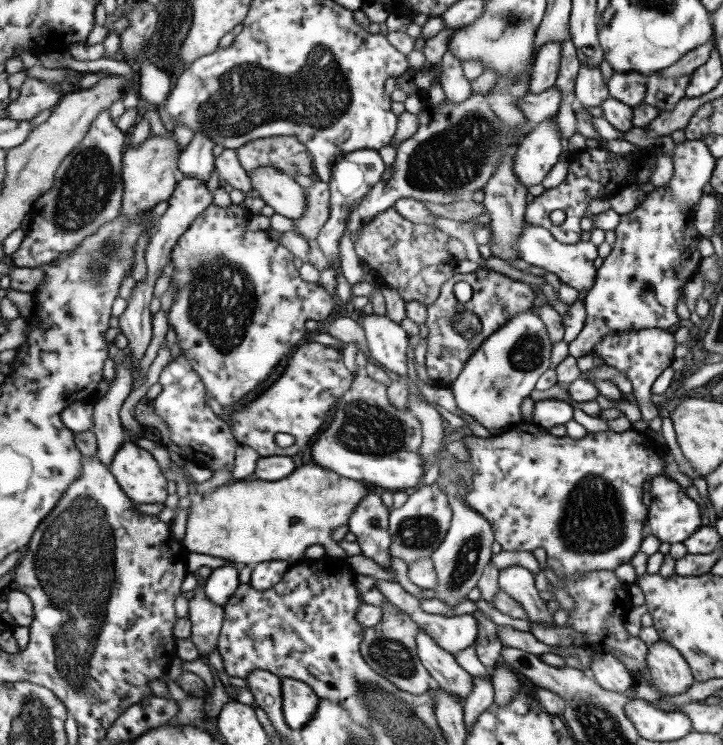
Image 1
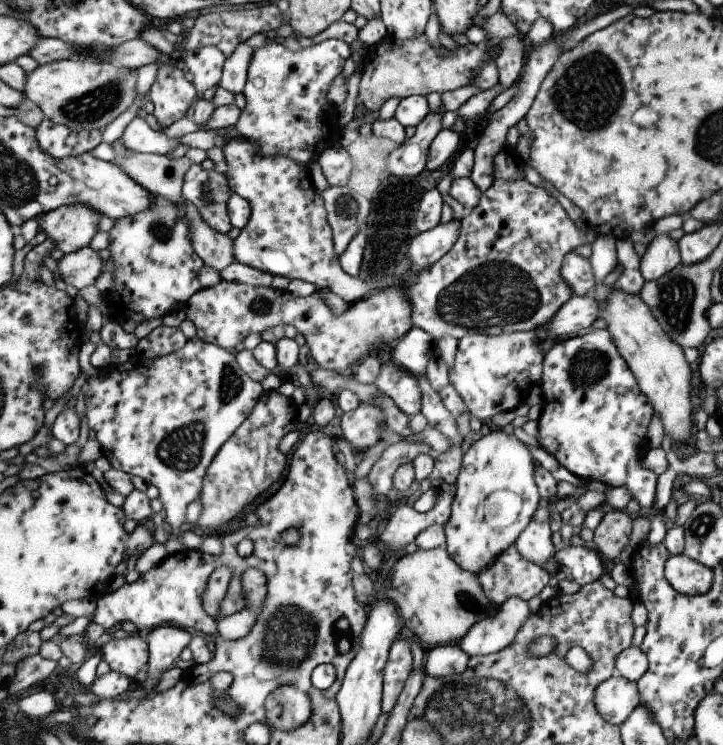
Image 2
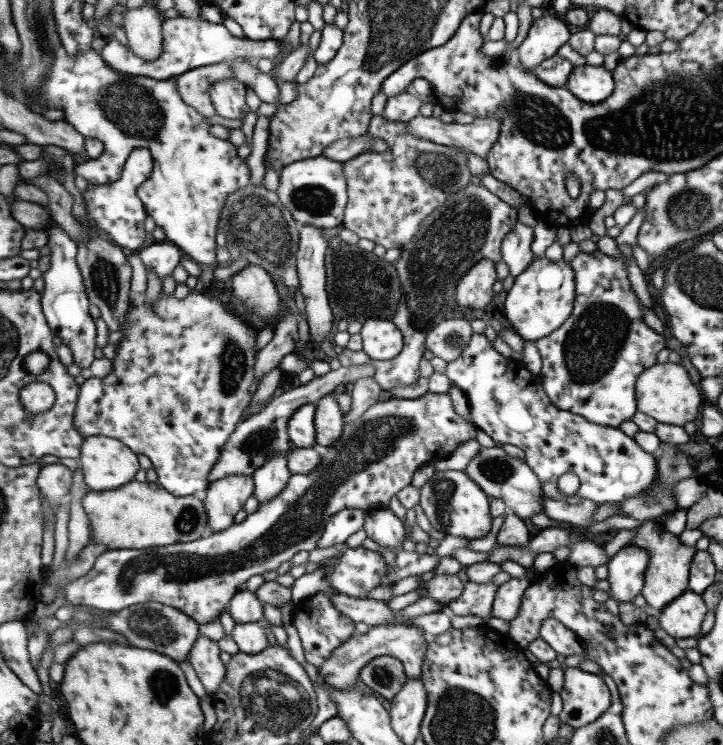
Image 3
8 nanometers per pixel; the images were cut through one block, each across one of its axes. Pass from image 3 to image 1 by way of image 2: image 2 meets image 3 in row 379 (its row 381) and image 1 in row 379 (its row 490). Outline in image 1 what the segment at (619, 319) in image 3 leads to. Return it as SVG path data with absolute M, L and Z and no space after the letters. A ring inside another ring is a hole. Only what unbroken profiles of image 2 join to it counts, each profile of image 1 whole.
M647 328L647 330L639 330L639 332L615 330L611 334L605 334L605 338L593 348L591 354L597 354L599 358L603 358L603 362L607 366L617 368L619 372L623 372L631 380L631 386L633 386L631 400L647 416L641 422L633 422L631 430L639 430L641 432L643 428L647 428L649 420L659 416L659 404L657 404L657 398L651 396L651 386L663 374L663 370L667 370L673 364L673 360L675 360L673 330L659 330L659 328Z

